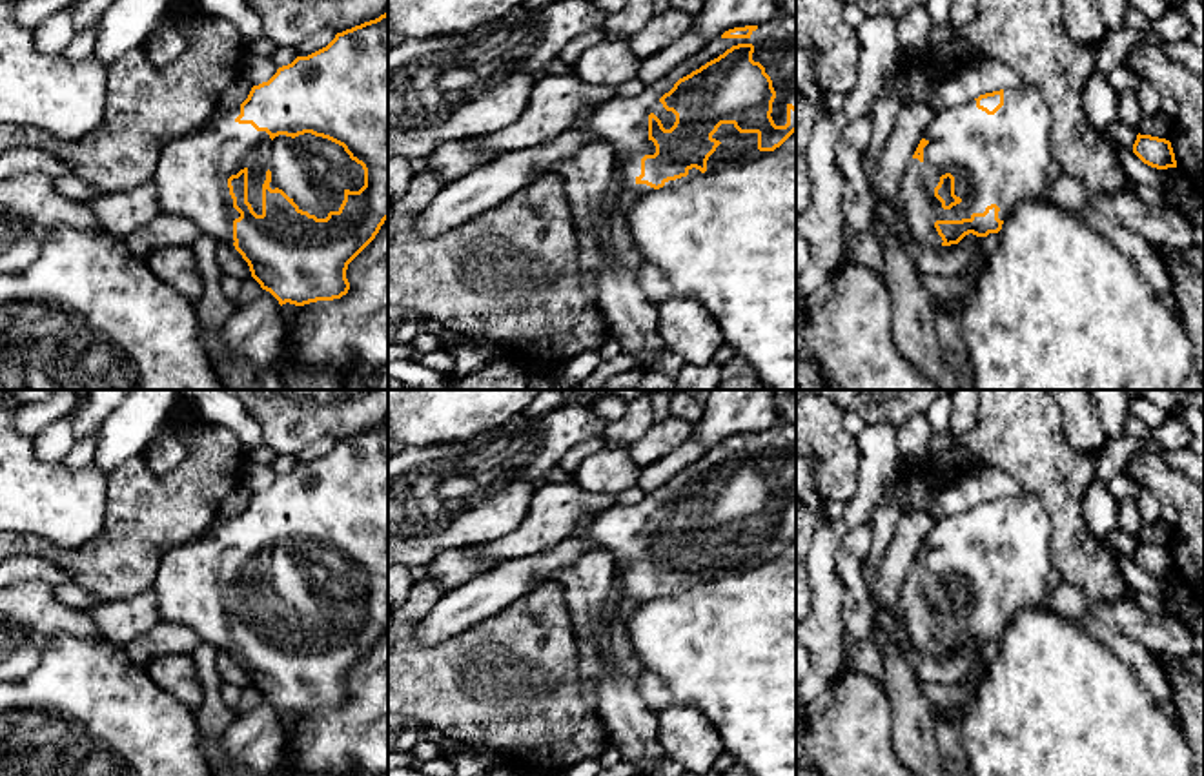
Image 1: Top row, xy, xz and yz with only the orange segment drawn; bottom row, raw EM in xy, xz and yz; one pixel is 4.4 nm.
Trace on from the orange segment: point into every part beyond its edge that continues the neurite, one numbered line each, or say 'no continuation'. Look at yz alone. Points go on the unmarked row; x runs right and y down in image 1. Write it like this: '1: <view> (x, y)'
1: yz (999, 567)

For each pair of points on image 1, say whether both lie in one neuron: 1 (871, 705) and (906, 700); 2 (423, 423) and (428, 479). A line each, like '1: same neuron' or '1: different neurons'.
1: different neurons
2: different neurons

